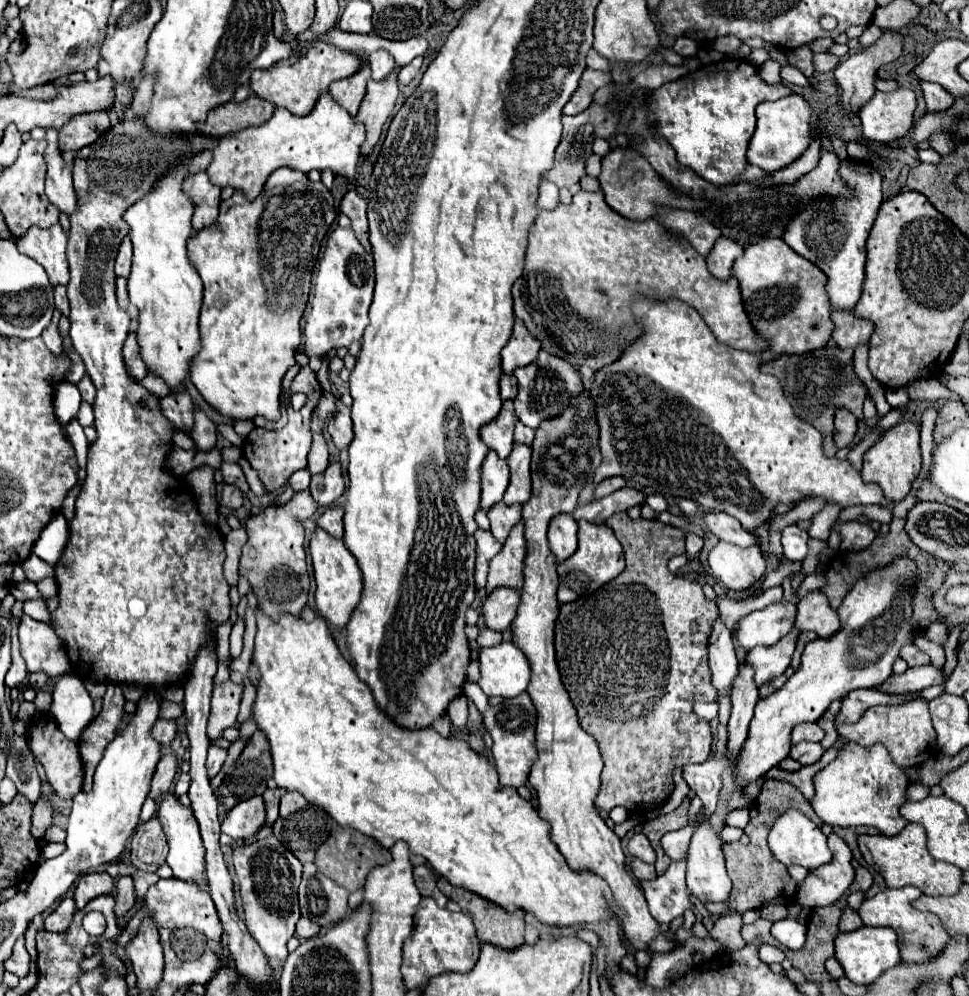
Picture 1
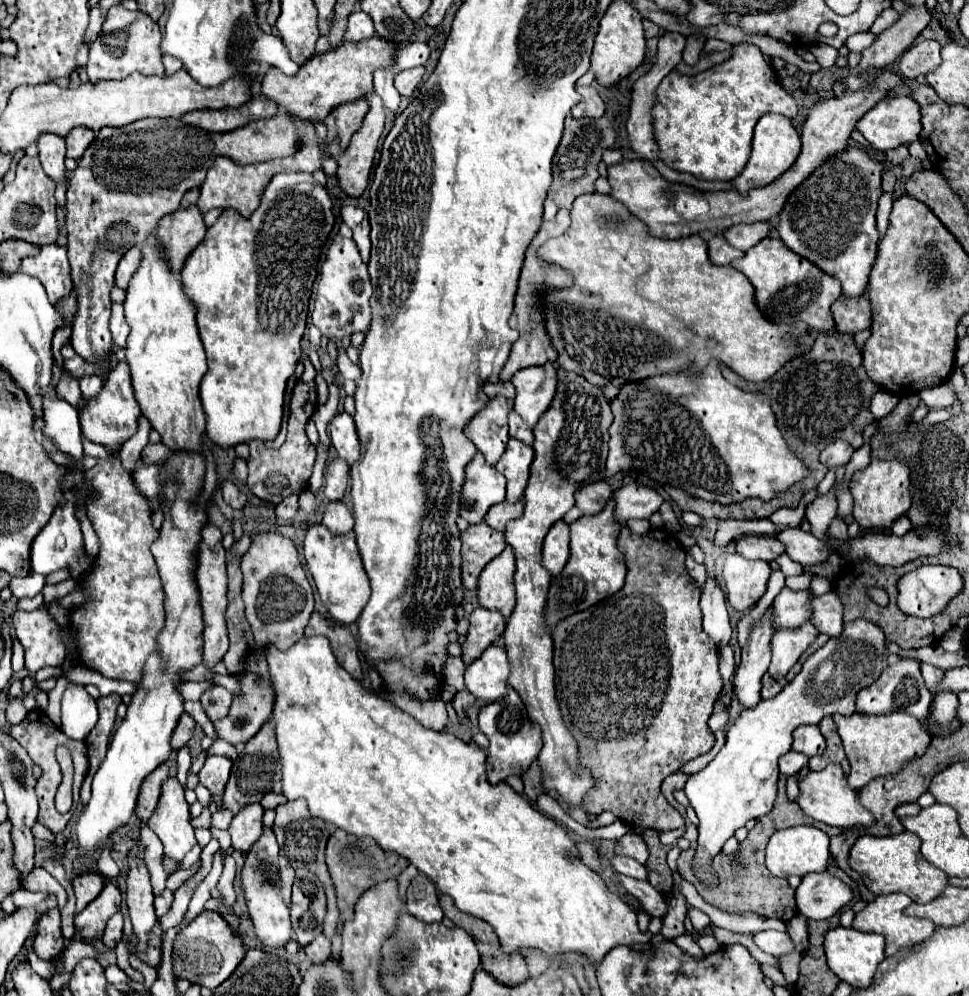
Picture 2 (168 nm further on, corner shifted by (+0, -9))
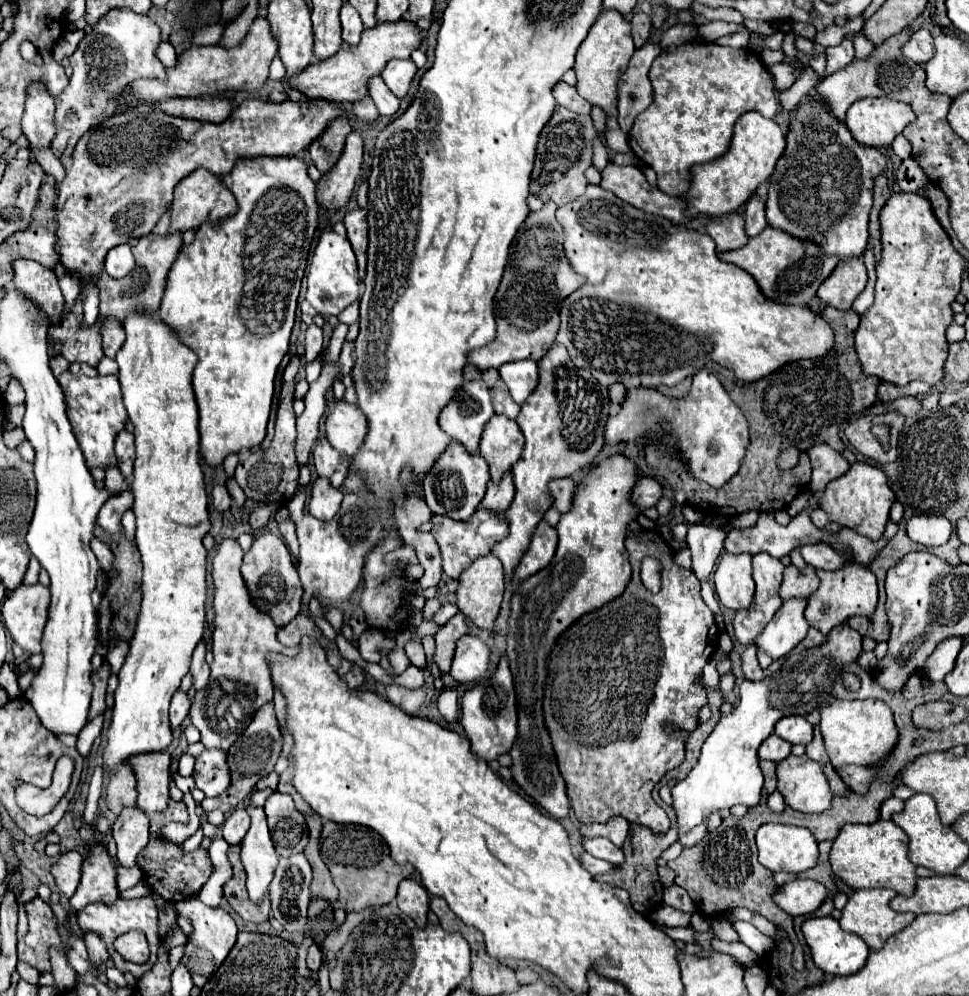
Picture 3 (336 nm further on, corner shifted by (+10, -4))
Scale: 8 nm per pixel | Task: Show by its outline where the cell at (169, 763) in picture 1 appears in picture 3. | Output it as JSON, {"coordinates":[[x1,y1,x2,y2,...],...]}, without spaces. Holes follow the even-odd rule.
{"coordinates":[[130,765,118,767,118,775,108,781,108,807,114,815,120,815,126,807,136,807,136,775]]}

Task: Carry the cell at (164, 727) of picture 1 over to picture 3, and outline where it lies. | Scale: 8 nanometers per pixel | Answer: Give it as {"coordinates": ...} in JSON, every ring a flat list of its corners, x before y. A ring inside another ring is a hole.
{"coordinates":[[176,691,174,699,170,703,170,727,178,729,184,723,184,719,188,717,188,711,190,711,190,701,188,701,186,693]]}

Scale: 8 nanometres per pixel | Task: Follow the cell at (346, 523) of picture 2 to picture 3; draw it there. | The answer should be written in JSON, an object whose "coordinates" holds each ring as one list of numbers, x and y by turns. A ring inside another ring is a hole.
{"coordinates":[[318,479,312,485,308,513,320,521,330,521,338,513,342,499,344,499,344,495,340,493,340,489,330,487,330,483,326,483,326,479]]}

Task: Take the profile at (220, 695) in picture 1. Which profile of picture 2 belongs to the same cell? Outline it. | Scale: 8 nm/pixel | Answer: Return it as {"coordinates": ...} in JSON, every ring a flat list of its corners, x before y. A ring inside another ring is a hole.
{"coordinates":[[214,684,204,690,204,694,200,696,200,704,212,722,220,720,220,718,228,716,228,710,232,704,232,692]]}

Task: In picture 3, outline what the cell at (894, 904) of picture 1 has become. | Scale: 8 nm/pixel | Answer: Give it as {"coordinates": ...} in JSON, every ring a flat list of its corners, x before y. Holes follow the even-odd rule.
{"coordinates":[[860,889,860,891,854,891,850,895,846,907,842,909,840,927,844,931,860,935,872,951,880,949,890,935,894,935,894,933,902,931,904,927,908,927,916,917,914,913,896,913,896,911,892,911,890,909,890,899,892,897,896,897,894,889]]}

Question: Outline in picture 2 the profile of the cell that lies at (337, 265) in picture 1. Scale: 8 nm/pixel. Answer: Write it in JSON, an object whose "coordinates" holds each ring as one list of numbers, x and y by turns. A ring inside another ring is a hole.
{"coordinates":[[336,234,332,238,326,260,322,264,320,282,316,286,312,322,320,328,322,336,326,336,328,340,334,340,334,338,342,340,344,336,350,336,354,332,368,330,372,320,370,296,372,296,372,284,370,284,368,268,360,258,356,242,352,238,342,238,340,234]]}

